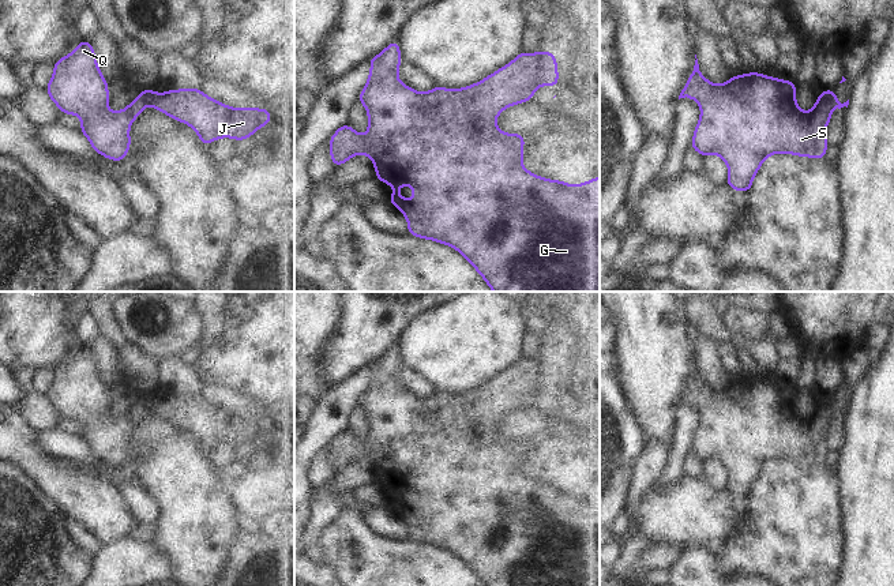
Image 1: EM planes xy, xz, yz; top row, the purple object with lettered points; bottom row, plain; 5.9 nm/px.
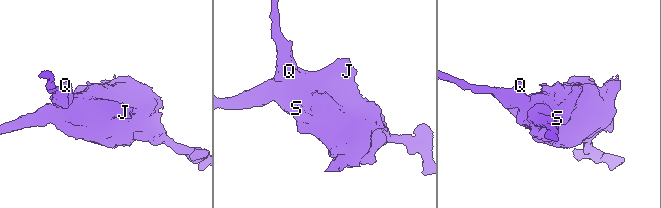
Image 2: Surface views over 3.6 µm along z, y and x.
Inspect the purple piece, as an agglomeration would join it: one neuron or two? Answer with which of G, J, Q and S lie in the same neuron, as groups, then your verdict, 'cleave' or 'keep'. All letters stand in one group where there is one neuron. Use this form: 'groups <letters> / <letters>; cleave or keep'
groups G J Q S; keep

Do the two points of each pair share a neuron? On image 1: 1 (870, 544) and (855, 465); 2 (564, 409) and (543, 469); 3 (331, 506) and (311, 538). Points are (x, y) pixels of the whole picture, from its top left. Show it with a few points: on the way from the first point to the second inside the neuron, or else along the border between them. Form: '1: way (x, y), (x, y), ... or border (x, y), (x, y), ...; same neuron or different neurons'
1: way (870, 525), (870, 484); same neuron
2: way (564, 424), (564, 443), (553, 454); same neuron
3: way (323, 514), (312, 530); same neuron

